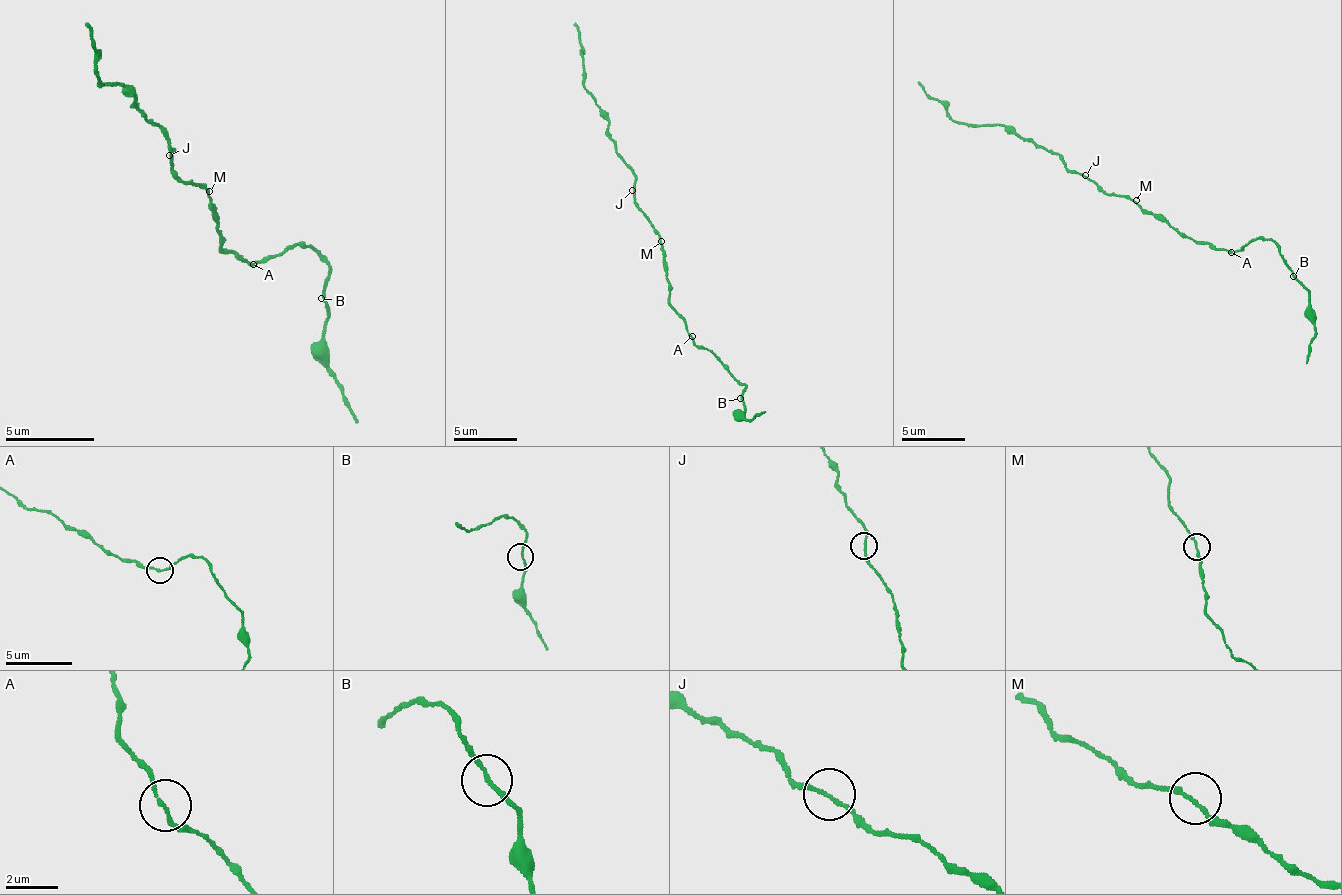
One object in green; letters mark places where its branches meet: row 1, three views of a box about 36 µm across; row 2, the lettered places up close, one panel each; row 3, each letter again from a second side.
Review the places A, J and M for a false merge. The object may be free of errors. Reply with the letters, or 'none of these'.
none of these

